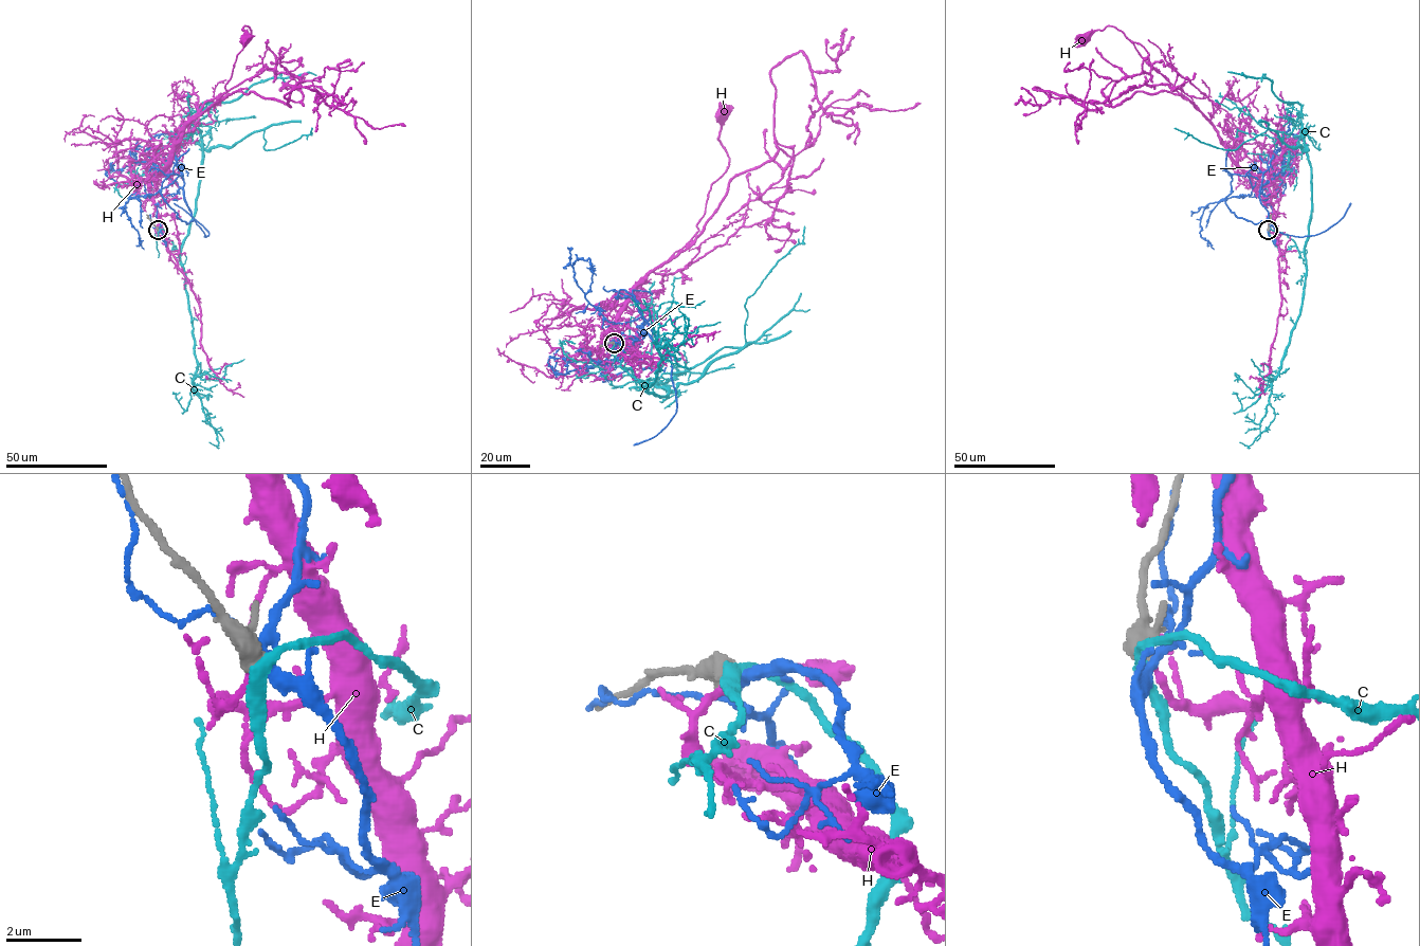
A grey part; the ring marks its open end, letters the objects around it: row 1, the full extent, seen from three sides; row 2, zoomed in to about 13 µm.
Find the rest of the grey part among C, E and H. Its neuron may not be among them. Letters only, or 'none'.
none

